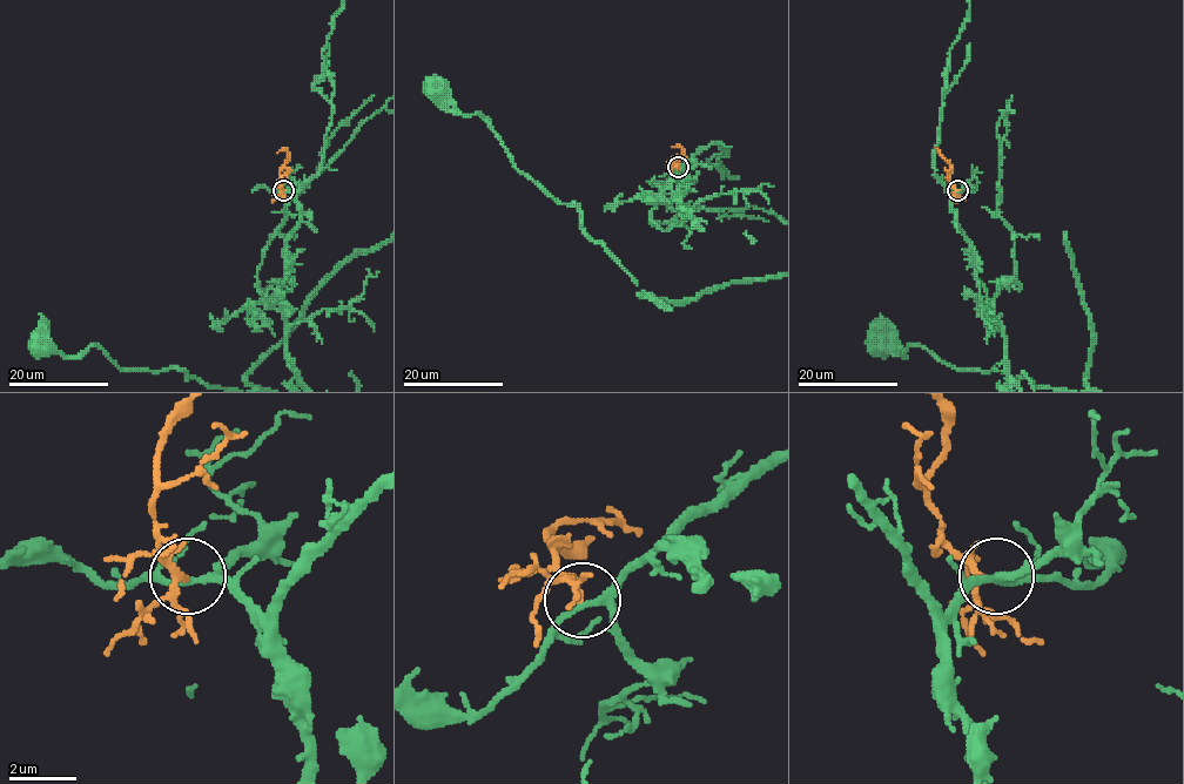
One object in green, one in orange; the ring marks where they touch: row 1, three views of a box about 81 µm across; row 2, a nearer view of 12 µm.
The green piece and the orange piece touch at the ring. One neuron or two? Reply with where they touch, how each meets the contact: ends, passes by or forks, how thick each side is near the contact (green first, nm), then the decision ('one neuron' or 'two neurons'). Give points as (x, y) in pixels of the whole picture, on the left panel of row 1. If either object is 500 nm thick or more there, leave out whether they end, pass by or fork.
place (283, 190); green forks; orange passes by; calibres 160 and 150 nm; two neurons

